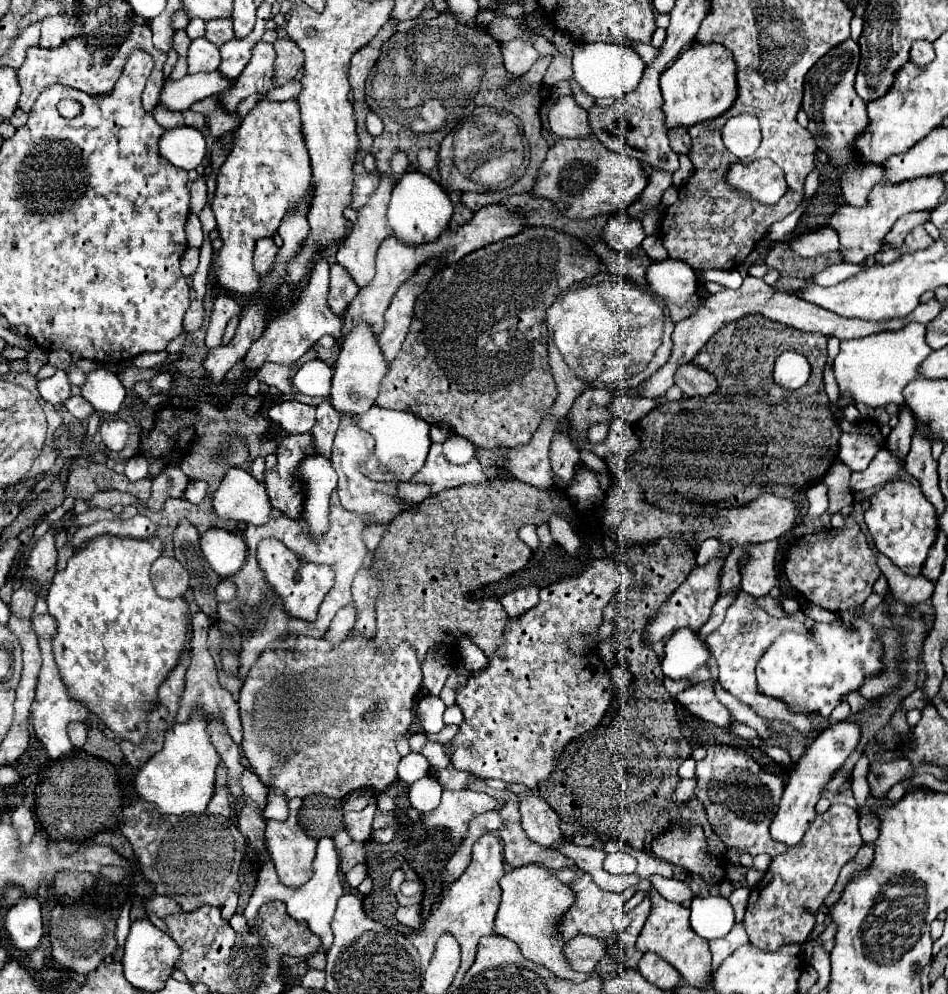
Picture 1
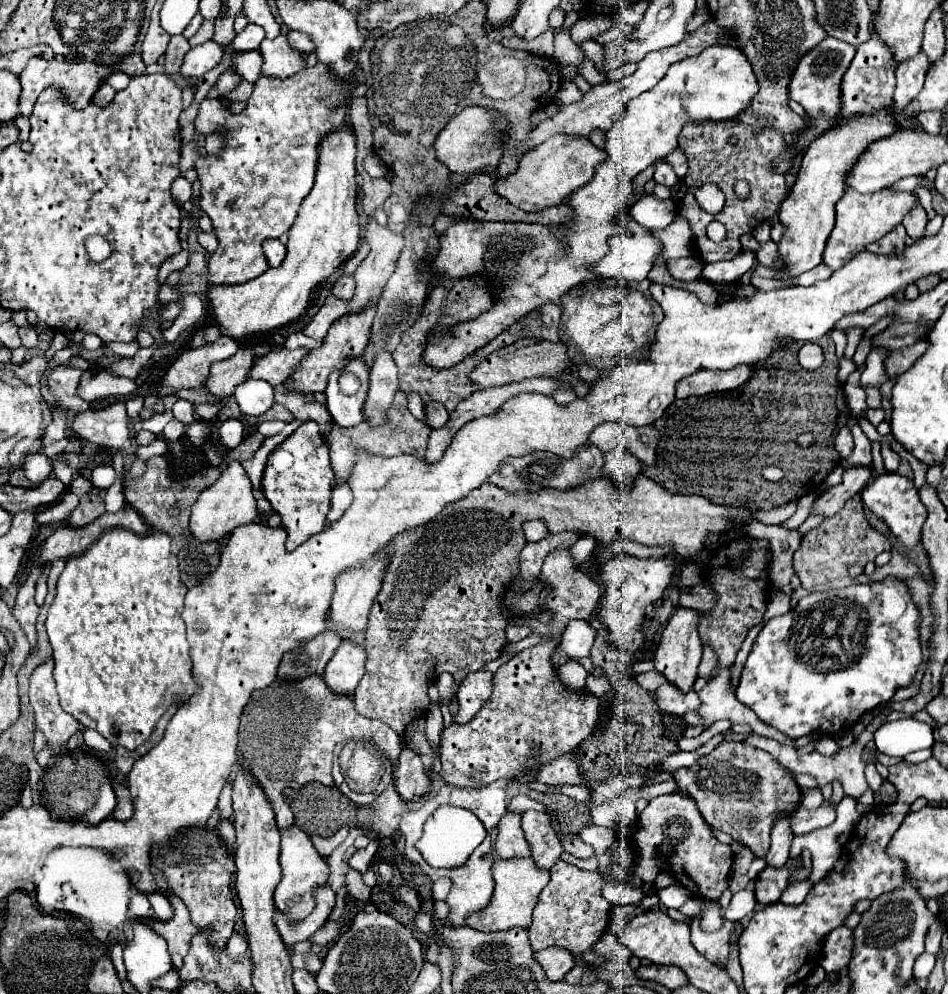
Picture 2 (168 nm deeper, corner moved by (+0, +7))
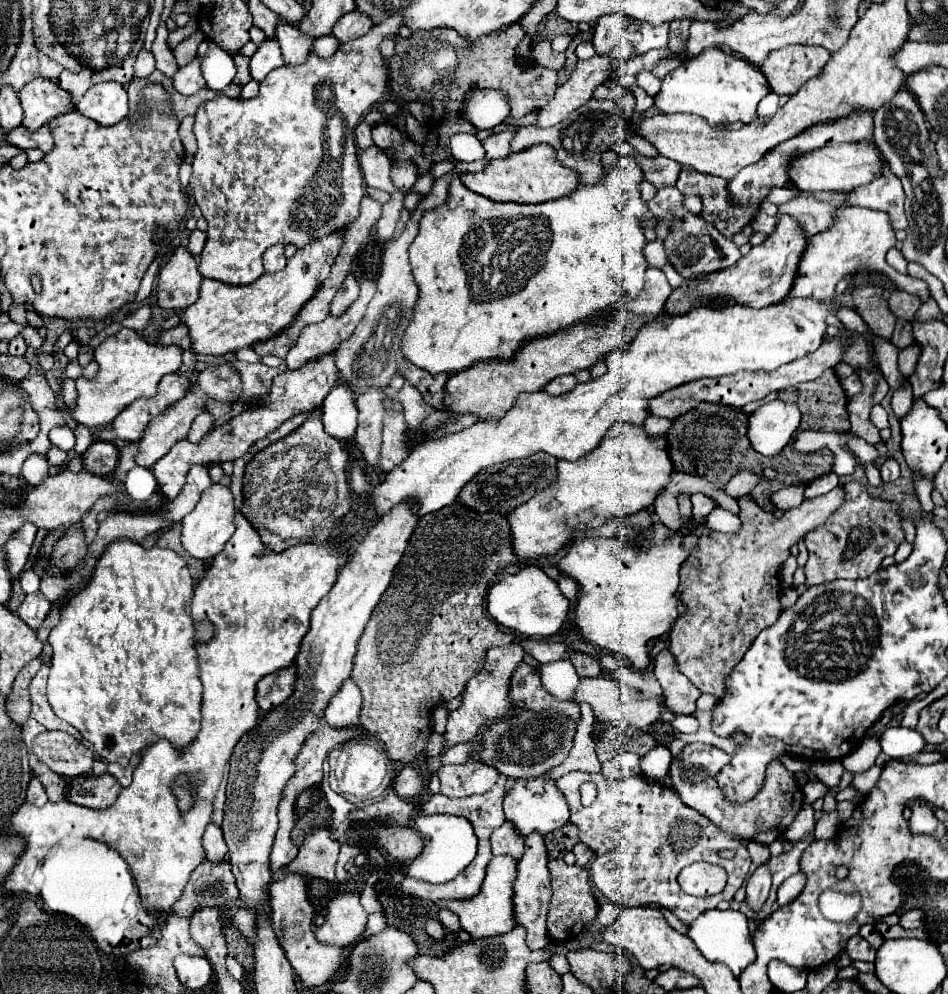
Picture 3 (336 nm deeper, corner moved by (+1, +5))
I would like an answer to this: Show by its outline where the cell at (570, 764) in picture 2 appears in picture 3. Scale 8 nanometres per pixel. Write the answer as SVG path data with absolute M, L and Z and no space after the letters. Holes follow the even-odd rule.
M580 703L580 725L578 725L578 733L574 739L574 747L570 749L568 757L552 771L548 773L550 779L560 779L562 775L570 773L570 771L588 771L588 773L598 773L600 771L600 761L594 753L594 741L590 737L592 731L592 723L594 723L594 713L592 707L586 703Z

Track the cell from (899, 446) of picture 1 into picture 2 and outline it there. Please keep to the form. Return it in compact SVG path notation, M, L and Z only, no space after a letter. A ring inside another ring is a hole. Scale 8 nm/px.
M883 443L881 445L881 455L883 455L883 463L885 463L885 469L887 471L891 471L891 473L895 473L897 471L897 467L899 467L899 455L887 445L887 443Z

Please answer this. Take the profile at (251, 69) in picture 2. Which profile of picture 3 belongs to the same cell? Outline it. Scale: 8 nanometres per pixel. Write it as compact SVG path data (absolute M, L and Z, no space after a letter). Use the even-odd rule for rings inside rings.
M276 39L264 41L264 43L258 47L258 51L252 55L252 61L250 61L252 79L262 81L272 69L282 67L282 65L284 65L284 59L282 59L282 51L280 51L278 41L276 41Z

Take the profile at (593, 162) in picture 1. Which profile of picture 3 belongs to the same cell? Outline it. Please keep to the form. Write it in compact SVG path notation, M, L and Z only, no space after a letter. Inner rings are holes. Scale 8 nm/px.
M532 145L506 159L490 159L490 163L476 173L462 173L460 181L474 193L488 197L492 201L512 201L512 203L544 203L570 195L578 187L578 177L574 171L558 165L554 159L554 149L546 145Z

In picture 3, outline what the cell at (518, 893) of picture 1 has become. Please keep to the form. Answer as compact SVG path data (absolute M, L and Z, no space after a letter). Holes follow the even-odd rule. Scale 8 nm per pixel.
M492 857L486 869L486 877L482 881L482 889L478 895L470 899L438 899L436 905L440 909L448 909L460 917L460 925L474 939L504 935L514 929L514 911L510 911L512 903L512 883L516 875L516 861L510 857Z

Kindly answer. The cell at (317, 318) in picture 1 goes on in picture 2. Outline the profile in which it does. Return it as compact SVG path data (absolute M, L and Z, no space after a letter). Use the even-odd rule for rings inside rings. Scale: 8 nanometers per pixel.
M251 345L243 347L231 359L211 365L211 377L207 379L205 387L217 399L229 397L229 395L233 395L235 387L247 379L253 363L255 363L253 347Z

